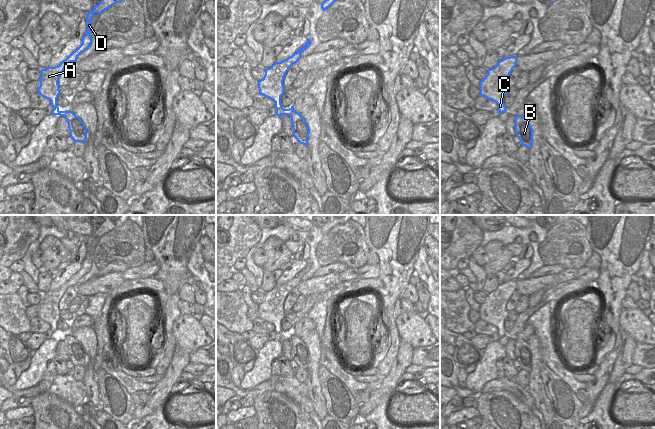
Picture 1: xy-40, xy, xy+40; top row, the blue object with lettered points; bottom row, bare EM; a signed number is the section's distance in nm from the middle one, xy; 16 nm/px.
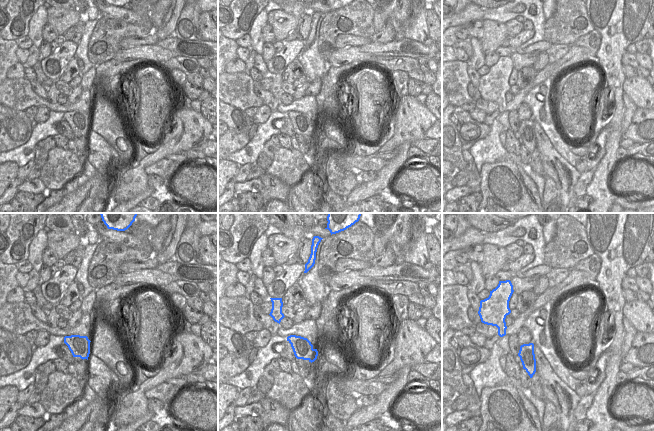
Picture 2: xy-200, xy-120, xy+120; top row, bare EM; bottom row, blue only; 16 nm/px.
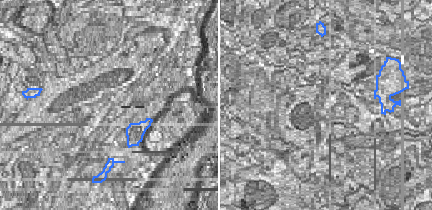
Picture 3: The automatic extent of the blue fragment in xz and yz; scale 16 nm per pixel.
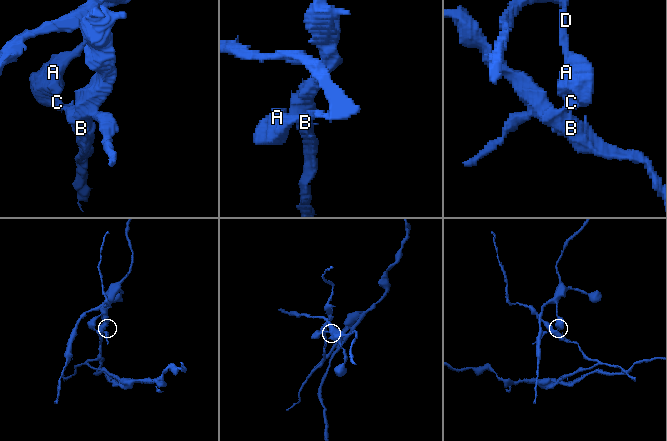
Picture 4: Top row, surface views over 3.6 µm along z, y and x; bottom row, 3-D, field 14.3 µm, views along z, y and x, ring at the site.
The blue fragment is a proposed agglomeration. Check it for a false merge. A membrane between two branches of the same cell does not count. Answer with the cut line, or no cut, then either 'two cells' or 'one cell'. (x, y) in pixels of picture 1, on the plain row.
cut xy (282, 331), (276, 334); two cells

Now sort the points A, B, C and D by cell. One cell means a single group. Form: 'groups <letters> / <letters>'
groups A C D / B

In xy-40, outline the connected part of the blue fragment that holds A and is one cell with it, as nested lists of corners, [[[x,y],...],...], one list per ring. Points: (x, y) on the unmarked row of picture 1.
[[[105,215],[105,221],[101,224],[101,226],[98,229],[95,229],[91,236],[87,237],[87,254],[82,262],[81,269],[59,289],[41,293],[41,301],[39,303],[40,310],[37,317],[46,323],[49,323],[51,325],[50,329],[53,332],[57,331],[57,322],[60,318],[60,310],[58,308],[59,301],[61,300],[65,291],[71,286],[76,286],[78,280],[88,273],[92,267],[92,262],[90,259],[91,255],[93,254],[92,241],[95,237],[101,238],[114,228],[120,227],[126,220],[128,220],[129,216],[130,215]]]

